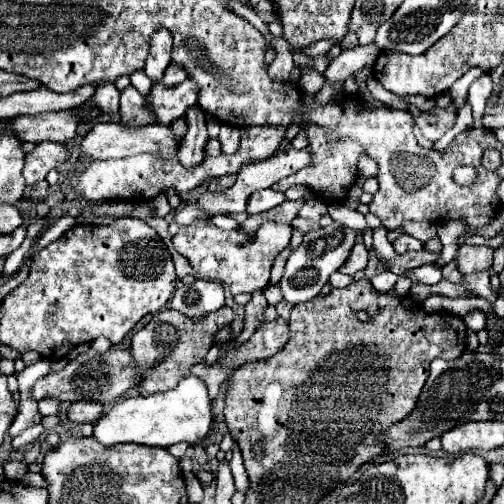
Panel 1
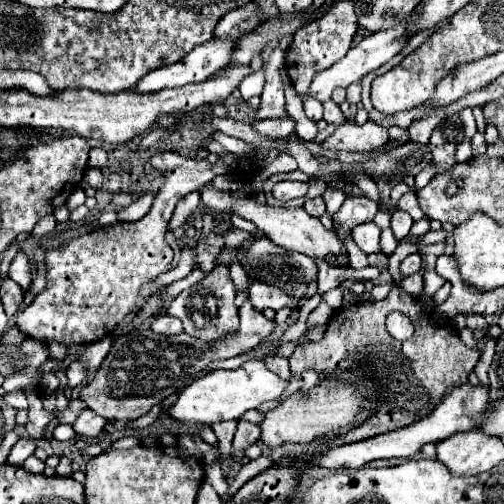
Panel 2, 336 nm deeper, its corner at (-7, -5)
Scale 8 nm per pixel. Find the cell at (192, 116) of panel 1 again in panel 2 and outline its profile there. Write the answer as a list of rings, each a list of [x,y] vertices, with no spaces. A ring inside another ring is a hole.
[[[197,191],[185,195],[185,197],[177,203],[177,207],[175,207],[175,213],[173,213],[173,219],[171,219],[169,231],[177,229],[177,227],[183,227],[183,225],[187,223],[189,215],[195,213],[195,209],[199,207],[199,203],[201,203],[201,199],[199,199],[199,193],[197,193]]]

